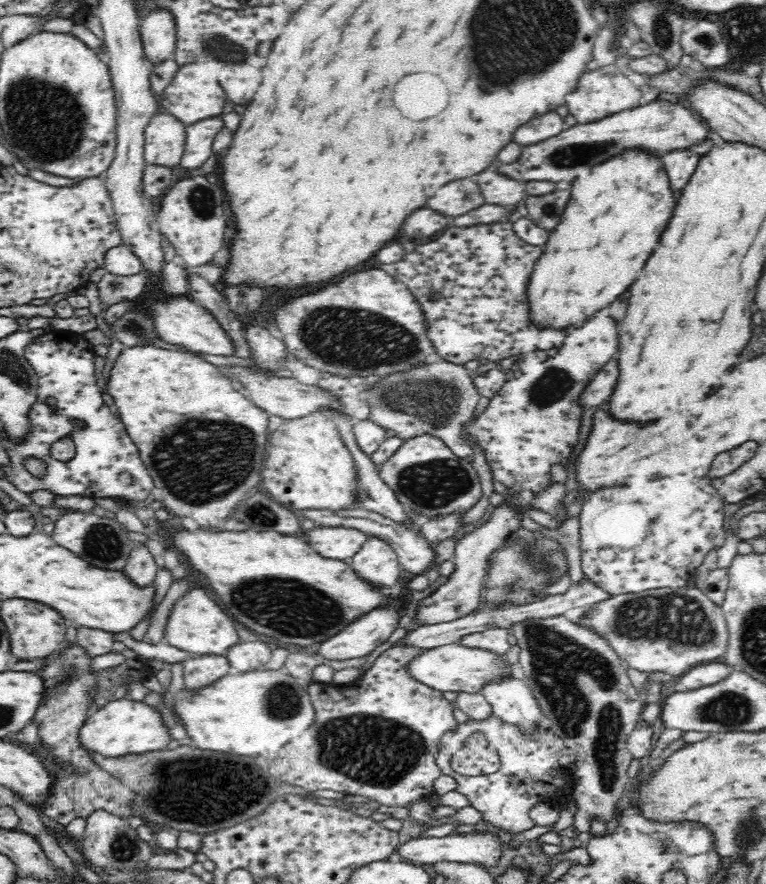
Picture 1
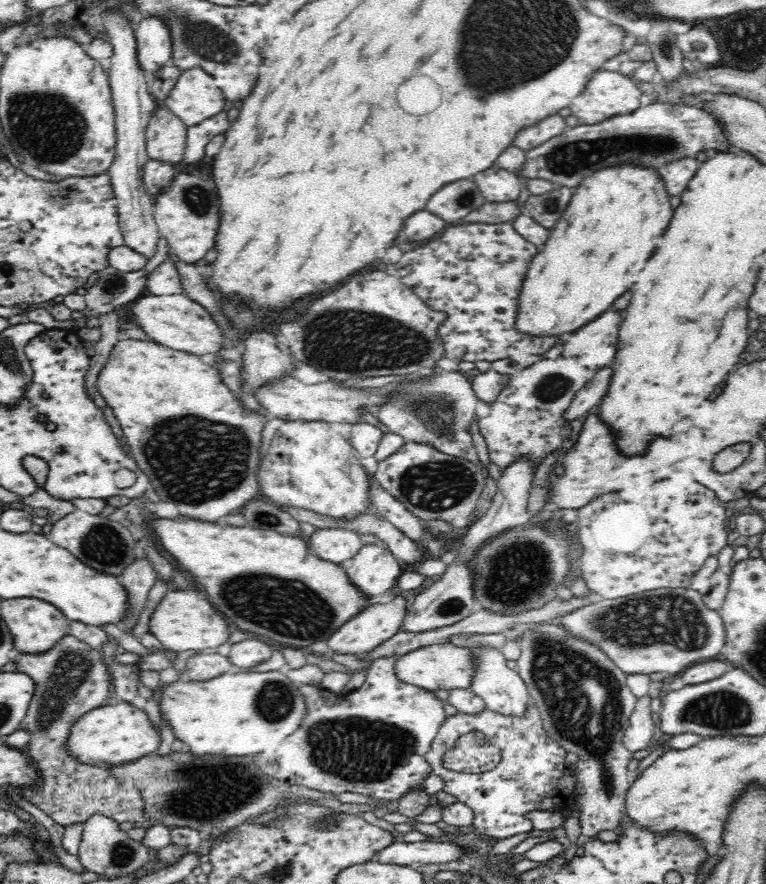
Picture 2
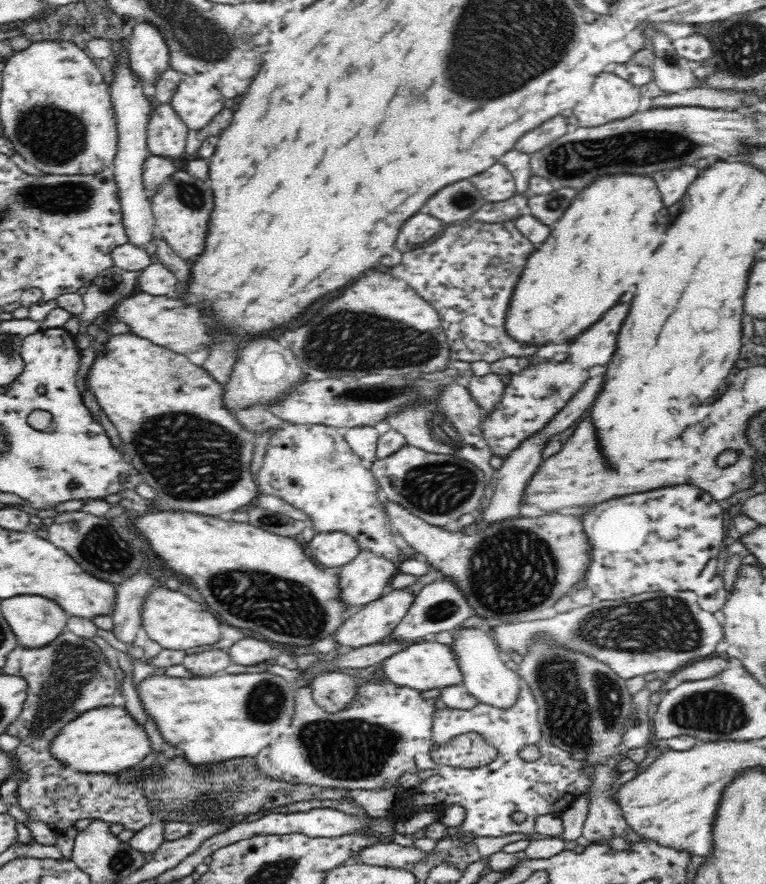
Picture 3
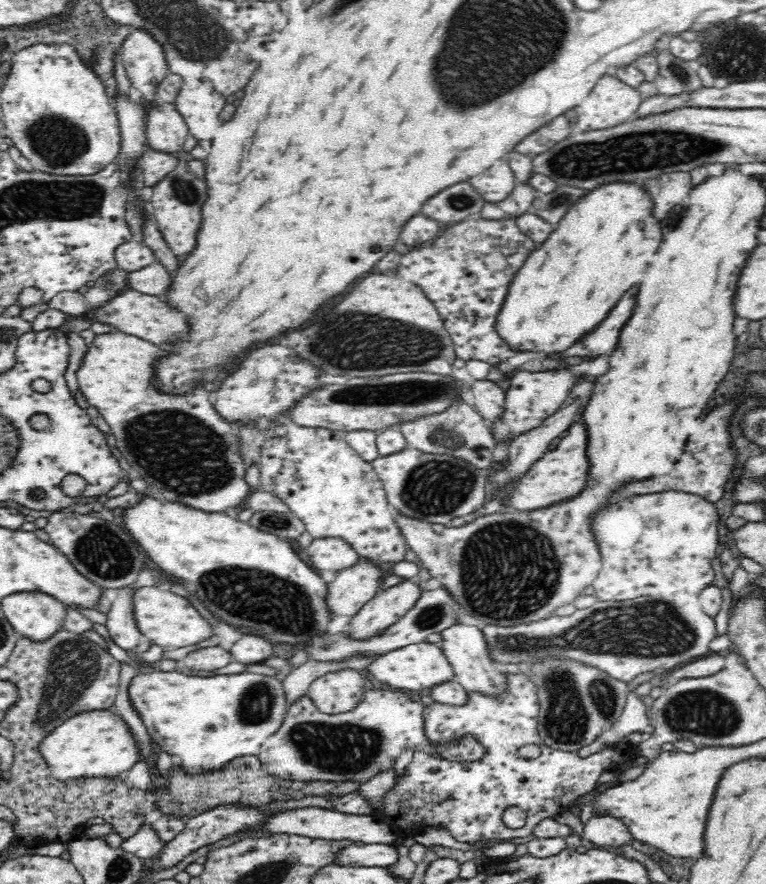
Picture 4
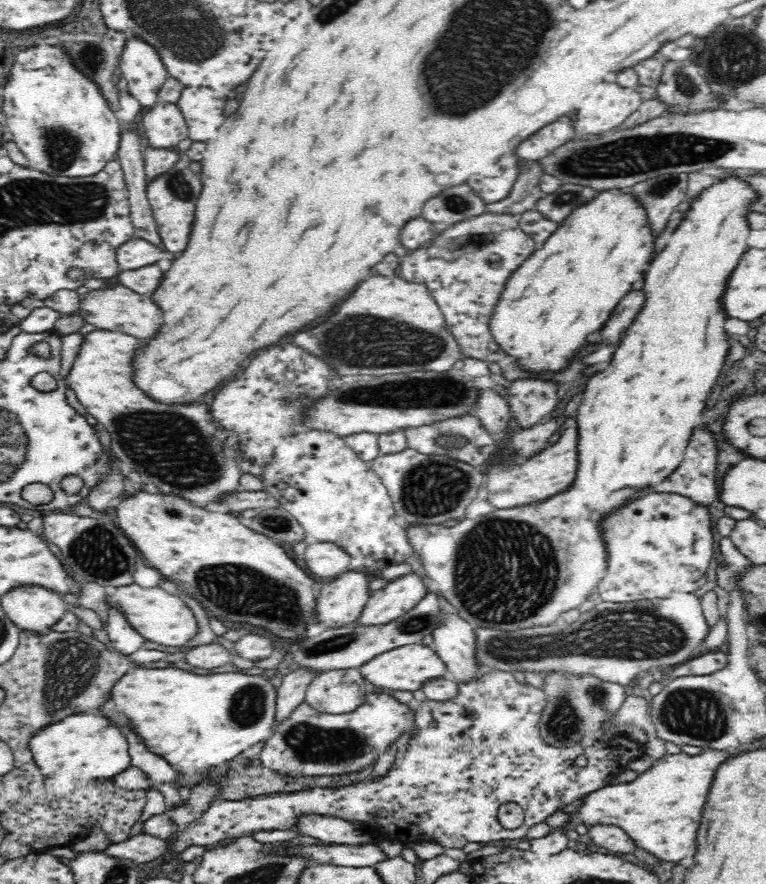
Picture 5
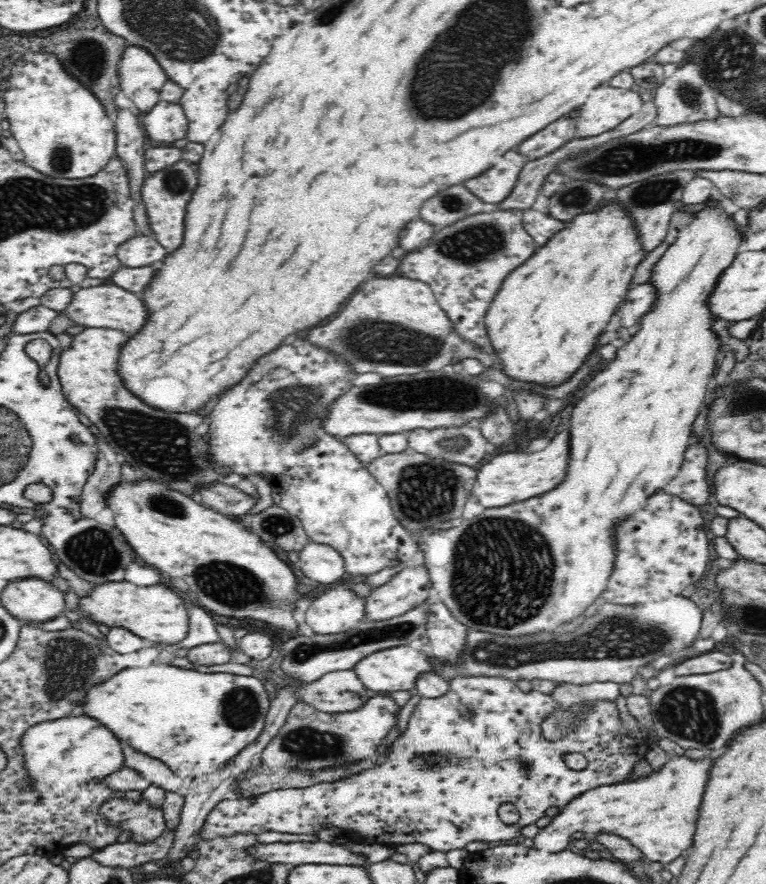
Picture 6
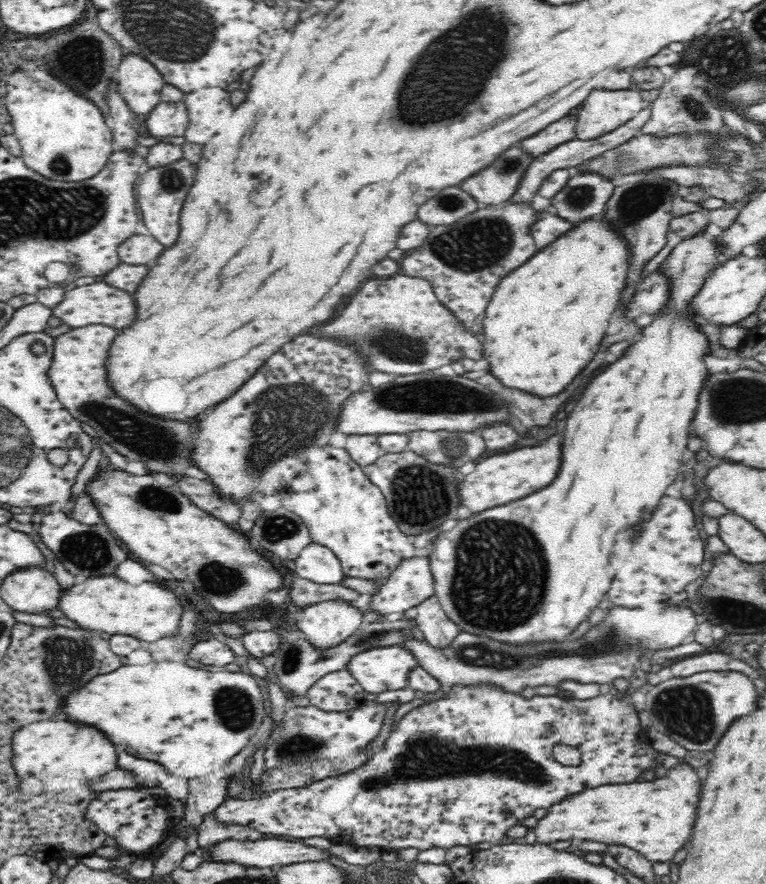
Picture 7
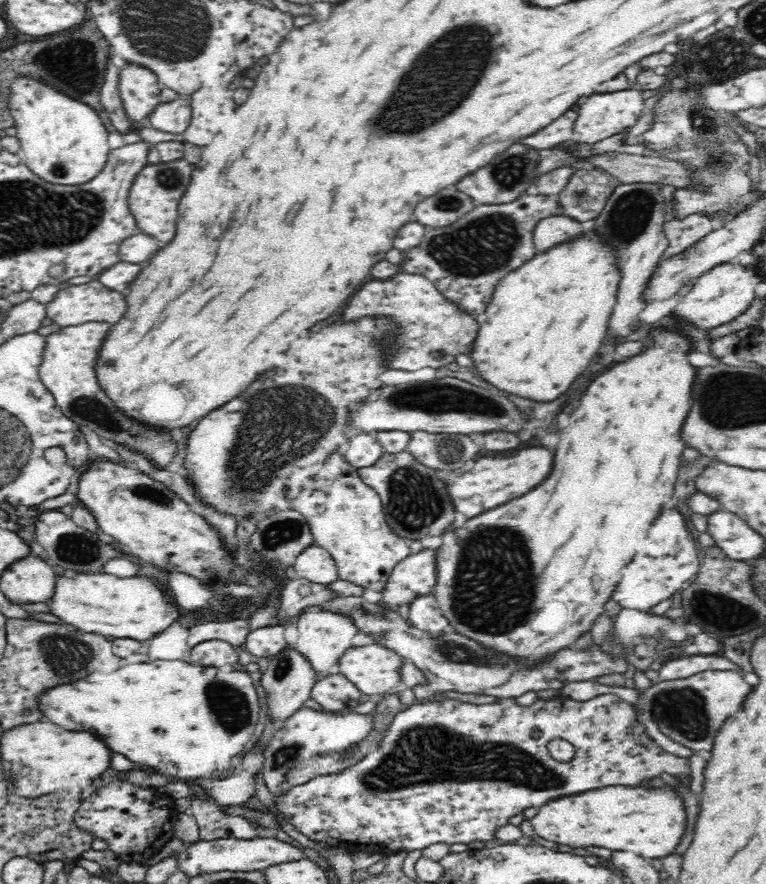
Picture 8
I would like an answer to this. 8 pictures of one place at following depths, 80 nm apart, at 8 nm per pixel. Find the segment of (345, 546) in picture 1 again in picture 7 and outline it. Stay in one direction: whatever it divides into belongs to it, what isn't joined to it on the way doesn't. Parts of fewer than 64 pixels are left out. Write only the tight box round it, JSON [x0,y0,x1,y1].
[295,543,346,584]

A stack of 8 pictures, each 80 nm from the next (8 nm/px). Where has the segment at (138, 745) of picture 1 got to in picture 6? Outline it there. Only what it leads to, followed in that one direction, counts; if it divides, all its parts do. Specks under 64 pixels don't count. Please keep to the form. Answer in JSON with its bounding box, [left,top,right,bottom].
[22,714,126,786]

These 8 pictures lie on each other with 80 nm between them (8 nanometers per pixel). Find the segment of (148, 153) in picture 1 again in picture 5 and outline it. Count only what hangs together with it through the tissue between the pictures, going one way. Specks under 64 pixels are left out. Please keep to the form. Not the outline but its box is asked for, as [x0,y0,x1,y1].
[140,100,188,150]

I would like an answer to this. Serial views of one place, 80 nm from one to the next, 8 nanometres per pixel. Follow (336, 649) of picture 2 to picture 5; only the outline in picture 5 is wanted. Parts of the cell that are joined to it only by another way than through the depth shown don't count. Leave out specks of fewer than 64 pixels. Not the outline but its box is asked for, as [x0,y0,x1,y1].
[355,574,427,629]

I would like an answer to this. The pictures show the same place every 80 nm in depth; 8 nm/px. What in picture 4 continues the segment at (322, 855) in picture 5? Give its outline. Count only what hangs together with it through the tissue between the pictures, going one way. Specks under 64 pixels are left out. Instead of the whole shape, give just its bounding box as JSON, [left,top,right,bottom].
[334,844,400,868]

